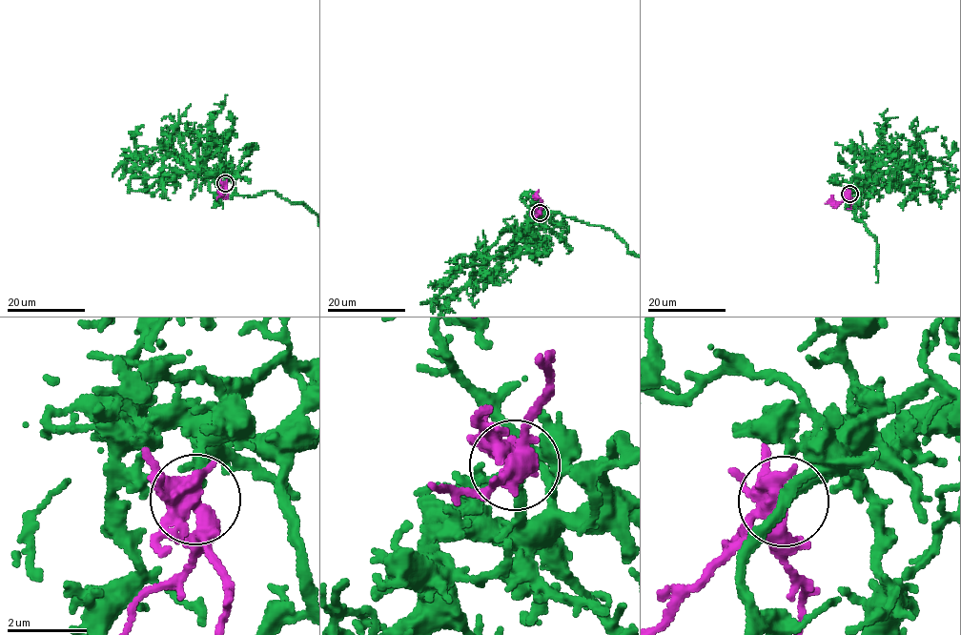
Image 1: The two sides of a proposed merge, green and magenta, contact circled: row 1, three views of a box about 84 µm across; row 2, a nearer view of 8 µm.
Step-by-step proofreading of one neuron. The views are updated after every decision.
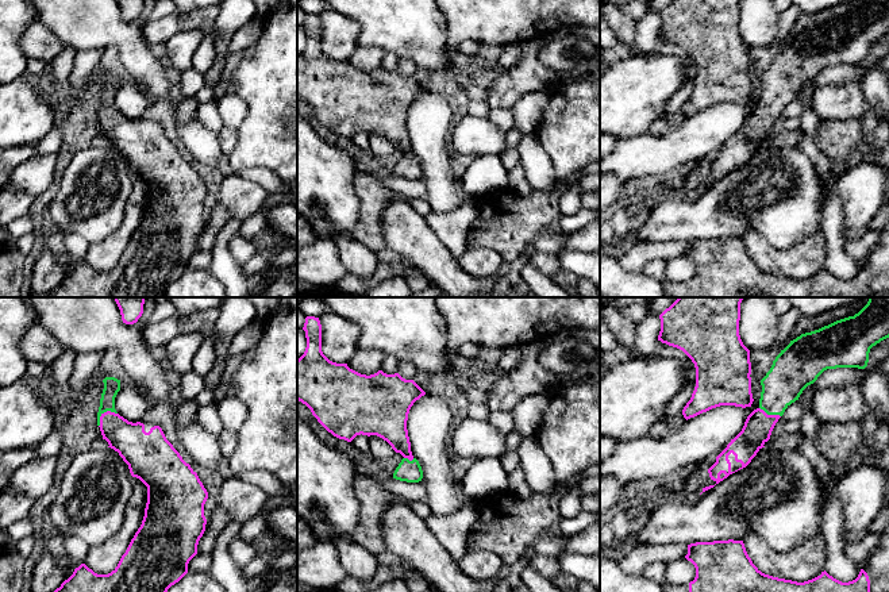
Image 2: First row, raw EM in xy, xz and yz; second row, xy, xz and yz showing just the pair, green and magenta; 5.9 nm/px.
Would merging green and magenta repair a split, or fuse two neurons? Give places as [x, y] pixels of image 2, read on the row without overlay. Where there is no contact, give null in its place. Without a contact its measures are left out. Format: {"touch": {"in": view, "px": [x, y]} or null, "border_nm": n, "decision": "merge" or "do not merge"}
{"touch": {"in": "xy", "px": [103, 110]}, "border_nm": 140, "decision": "merge"}

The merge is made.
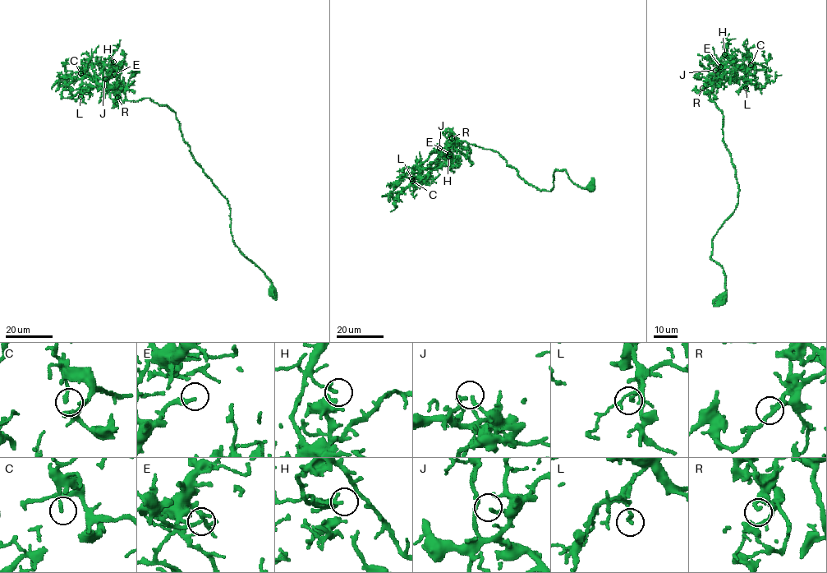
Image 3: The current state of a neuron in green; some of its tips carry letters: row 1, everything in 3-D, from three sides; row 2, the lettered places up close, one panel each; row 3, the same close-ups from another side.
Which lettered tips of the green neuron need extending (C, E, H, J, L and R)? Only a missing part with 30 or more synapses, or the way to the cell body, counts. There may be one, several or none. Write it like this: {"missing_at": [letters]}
{"missing_at": ["E", "J"]}

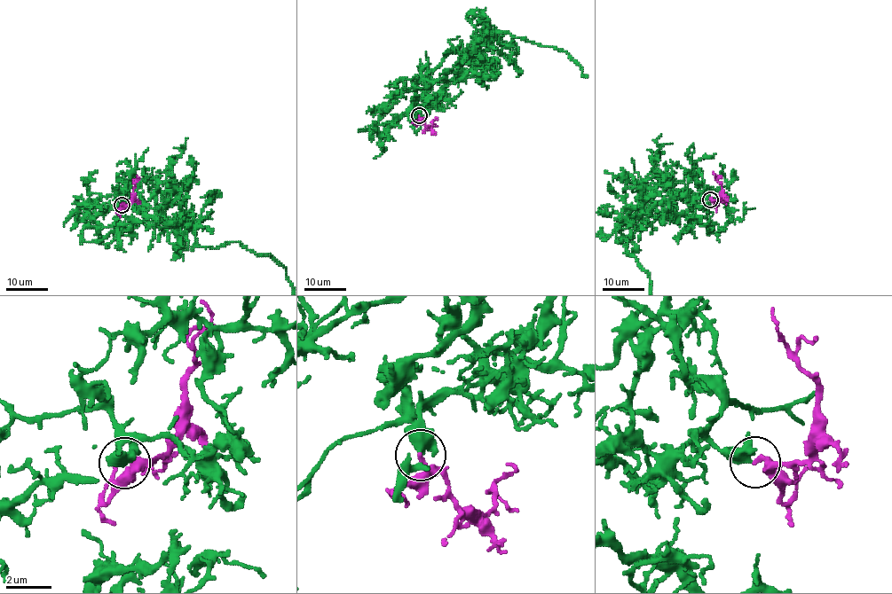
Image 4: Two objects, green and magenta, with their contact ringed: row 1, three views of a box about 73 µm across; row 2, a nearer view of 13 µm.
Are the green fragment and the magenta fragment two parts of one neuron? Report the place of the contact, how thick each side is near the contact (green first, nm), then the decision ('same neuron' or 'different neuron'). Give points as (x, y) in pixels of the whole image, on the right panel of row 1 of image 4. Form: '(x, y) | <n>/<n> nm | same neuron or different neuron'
(710, 199) | 400/200 nm | same neuron

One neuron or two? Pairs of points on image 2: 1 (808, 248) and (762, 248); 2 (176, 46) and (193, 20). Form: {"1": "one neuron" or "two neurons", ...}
{"1": "one neuron", "2": "two neurons"}

